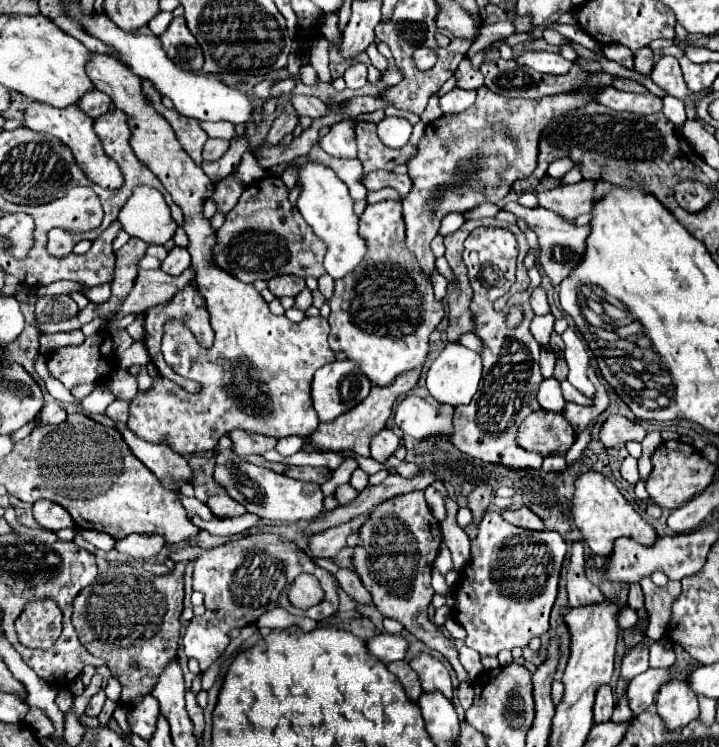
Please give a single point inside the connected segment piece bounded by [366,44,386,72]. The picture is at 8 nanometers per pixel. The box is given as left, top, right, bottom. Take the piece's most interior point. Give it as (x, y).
(378, 60)

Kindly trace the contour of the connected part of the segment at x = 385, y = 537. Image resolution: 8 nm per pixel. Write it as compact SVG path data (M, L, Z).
M420 490L394 496L370 512L370 520L360 528L360 544L354 548L354 566L366 590L372 594L382 616L398 620L410 634L422 640L428 648L438 650L454 668L460 682L466 680L466 670L458 660L454 640L442 636L438 628L428 620L428 604L434 596L430 586L432 562L440 550L440 522L432 516L424 494Z

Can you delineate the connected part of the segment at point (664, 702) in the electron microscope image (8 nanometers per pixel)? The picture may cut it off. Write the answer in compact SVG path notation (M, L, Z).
M670 680L670 684L658 692L656 708L664 726L670 730L688 726L698 718L696 696L686 688L684 680Z

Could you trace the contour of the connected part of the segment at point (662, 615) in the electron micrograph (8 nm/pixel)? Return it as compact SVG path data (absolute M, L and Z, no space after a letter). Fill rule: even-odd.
M650 578L640 582L644 596L646 596L646 610L650 618L650 628L646 630L646 636L652 640L660 640L670 624L670 612L672 604L681 593L680 581L669 581L669 583L658 588L650 582Z

